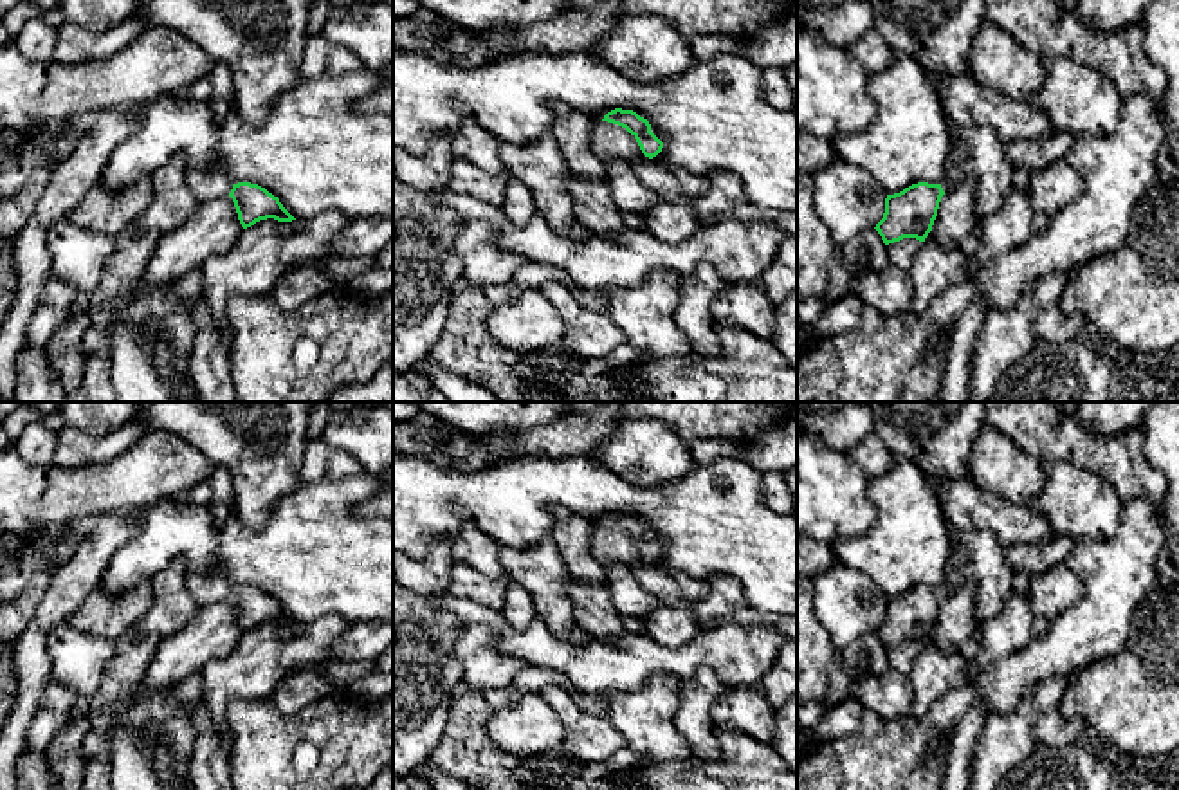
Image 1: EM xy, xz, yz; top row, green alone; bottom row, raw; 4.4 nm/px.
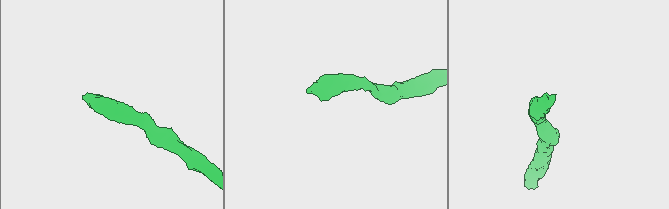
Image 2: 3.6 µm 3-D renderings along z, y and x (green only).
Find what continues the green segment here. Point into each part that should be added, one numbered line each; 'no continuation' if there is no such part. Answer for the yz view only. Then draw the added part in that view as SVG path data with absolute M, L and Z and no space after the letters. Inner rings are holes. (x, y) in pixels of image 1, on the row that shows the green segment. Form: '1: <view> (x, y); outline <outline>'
1: yz (952, 179); outline M952 137L948 171L946 171L946 177L939 182L945 193L959 186L961 175L963 175L961 161L963 161L963 141L957 137Z

